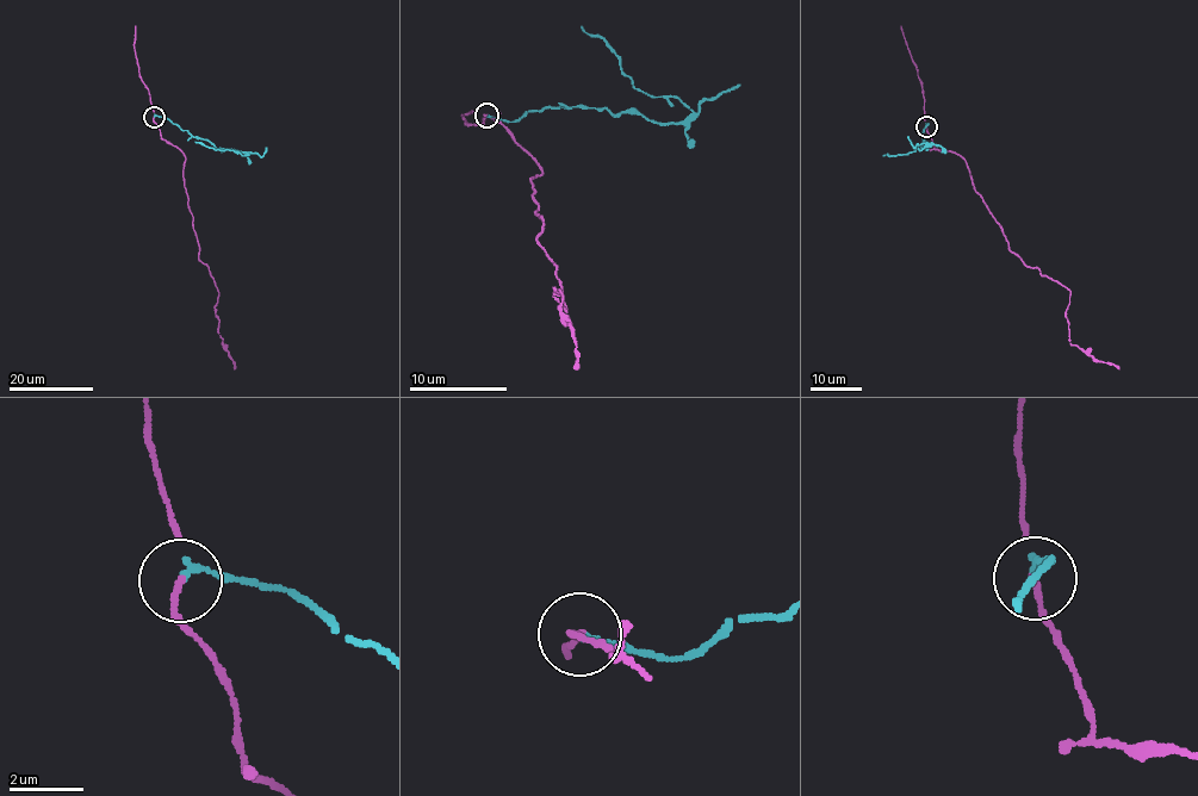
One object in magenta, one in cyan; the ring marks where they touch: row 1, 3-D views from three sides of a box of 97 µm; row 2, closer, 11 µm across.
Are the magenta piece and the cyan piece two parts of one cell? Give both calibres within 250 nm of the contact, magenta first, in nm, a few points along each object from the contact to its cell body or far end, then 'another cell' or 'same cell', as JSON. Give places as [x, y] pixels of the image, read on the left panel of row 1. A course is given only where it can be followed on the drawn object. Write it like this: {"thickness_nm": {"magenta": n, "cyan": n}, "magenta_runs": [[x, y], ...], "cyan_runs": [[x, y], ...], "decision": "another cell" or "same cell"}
{"thickness_nm": {"magenta": 110, "cyan": 150}, "magenta_runs": [[154, 117], [161, 138], [185, 157], [184, 186], [198, 259], [209, 267], [218, 293], [215, 313], [234, 369]], "cyan_runs": [[154, 117], [166, 117], [216, 148], [247, 154], [196, 142]], "decision": "another cell"}

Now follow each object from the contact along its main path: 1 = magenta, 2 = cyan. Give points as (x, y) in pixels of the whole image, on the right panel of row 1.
1: (925, 126), (933, 148), (963, 159), (1009, 248), (1071, 292), (1069, 343), (1118, 369)
2: (925, 126), (922, 137), (928, 147), (931, 142), (920, 149), (882, 155)

